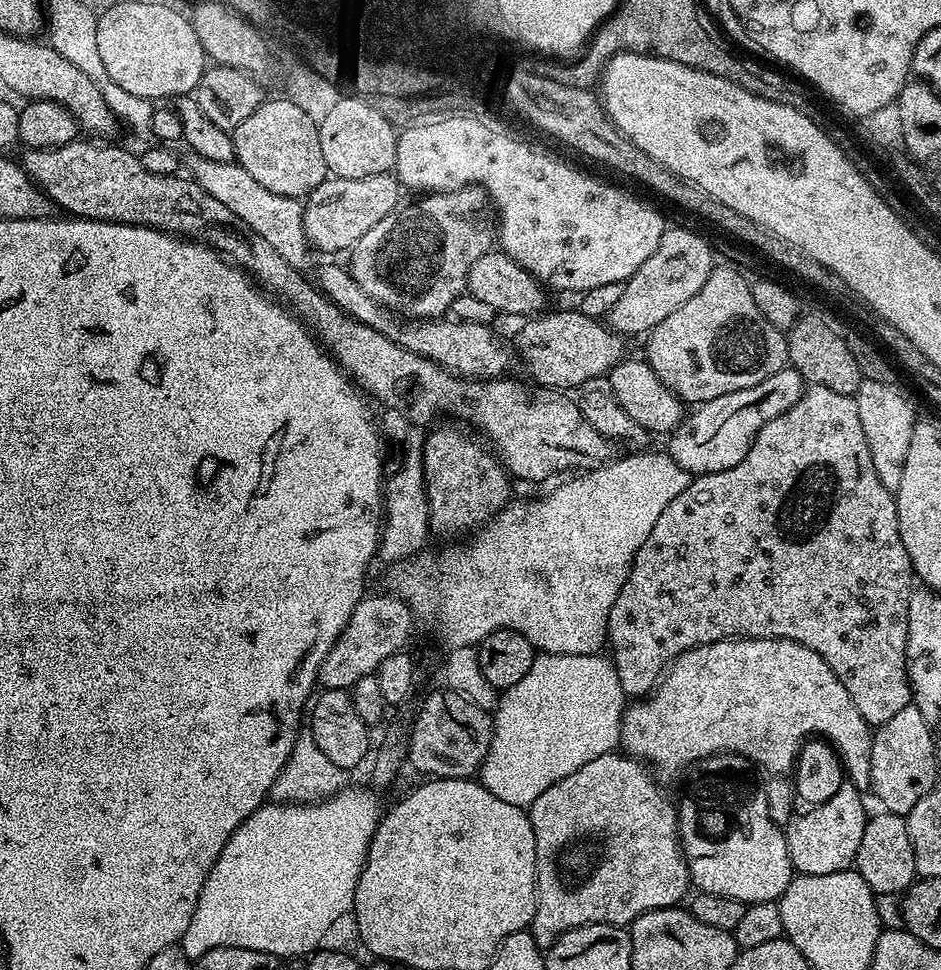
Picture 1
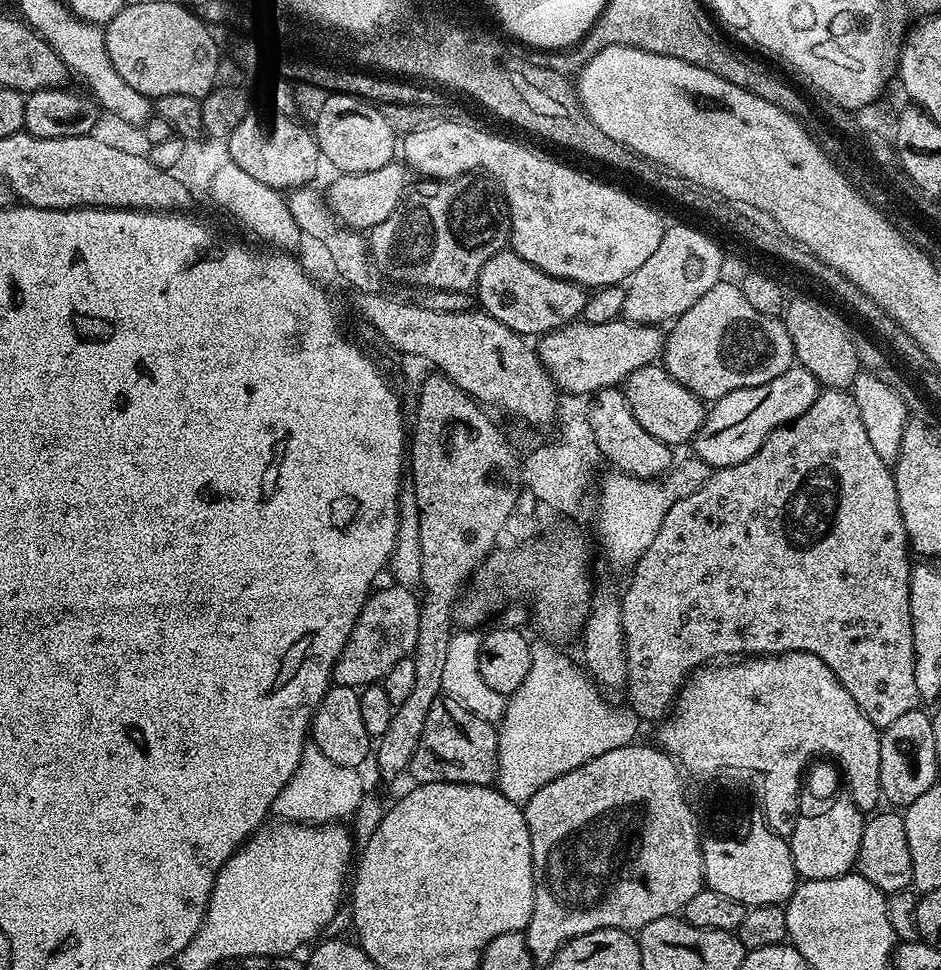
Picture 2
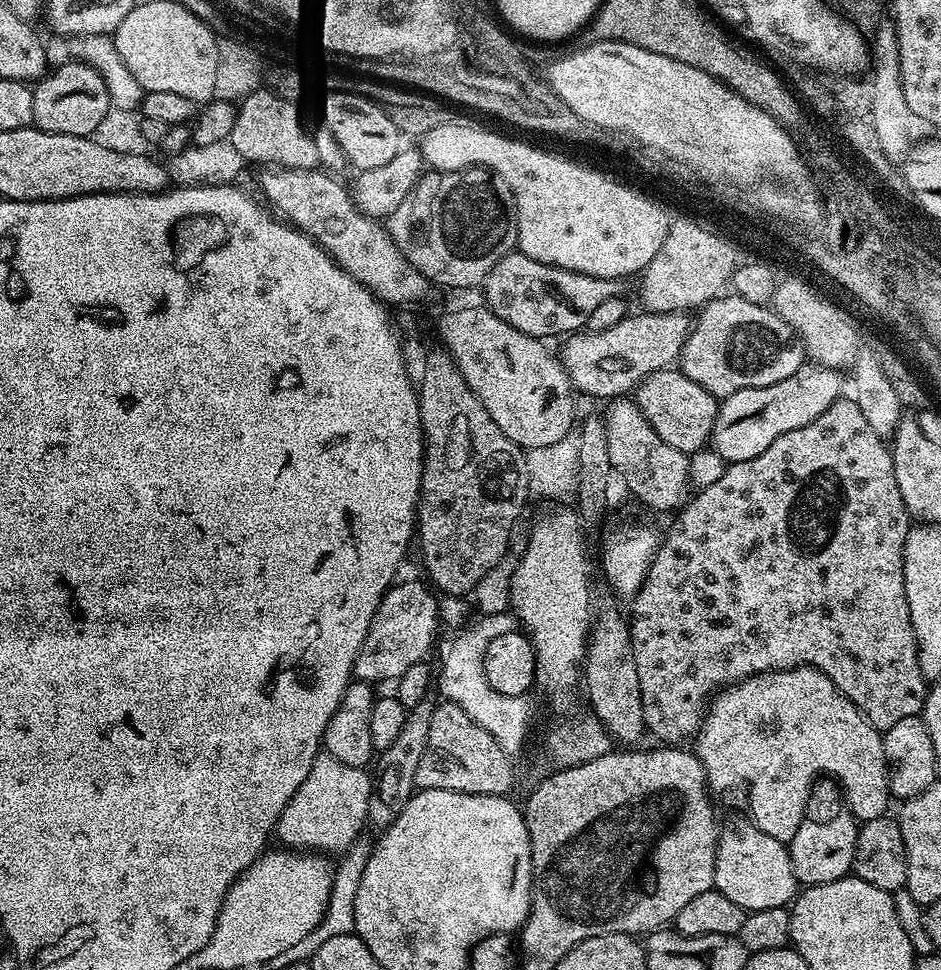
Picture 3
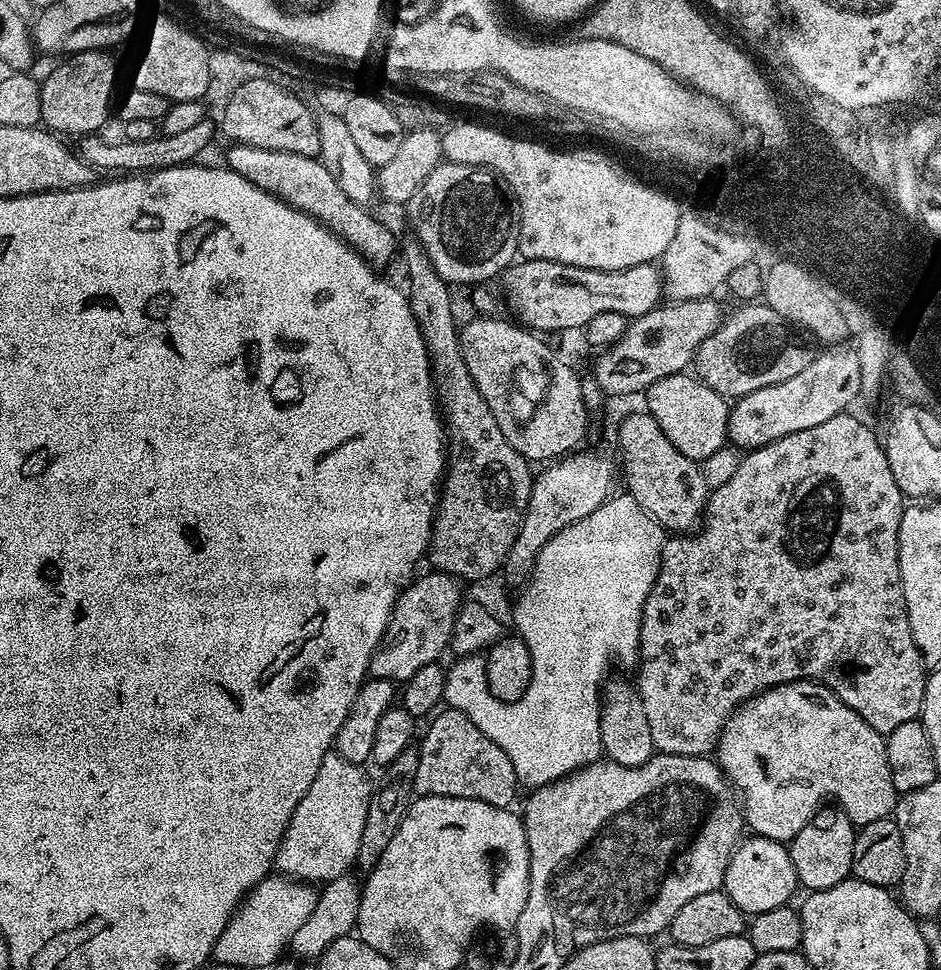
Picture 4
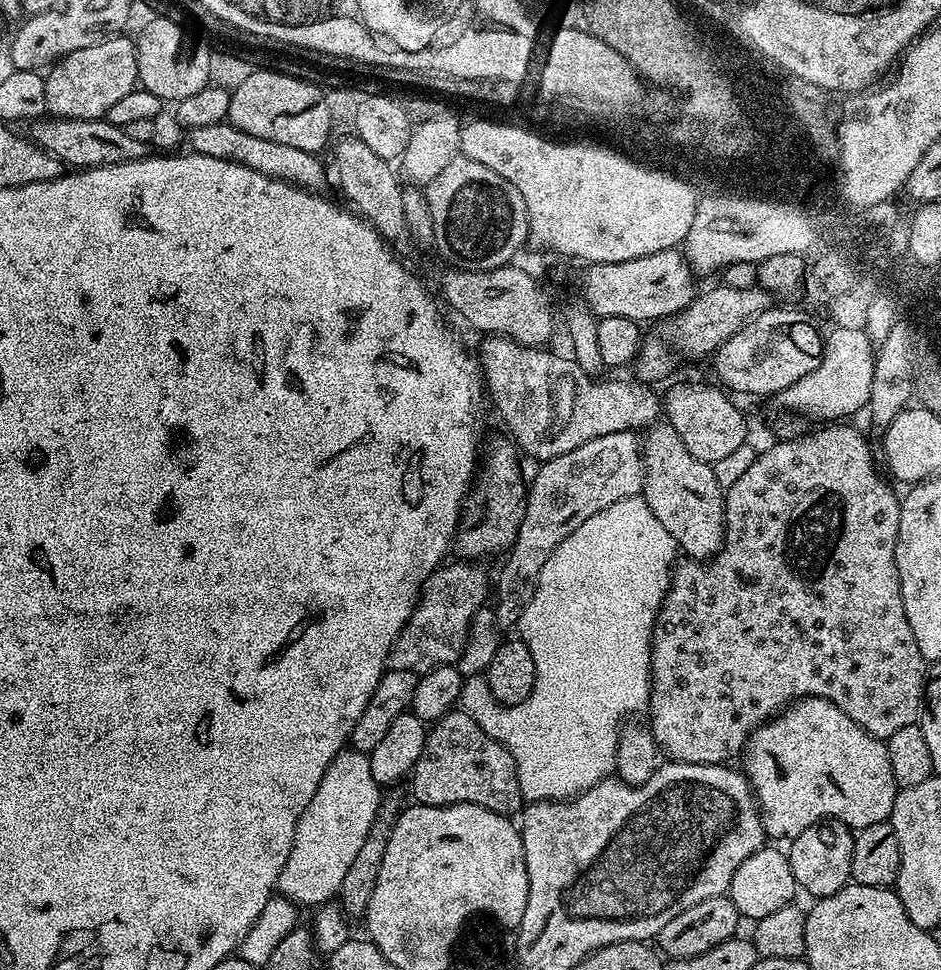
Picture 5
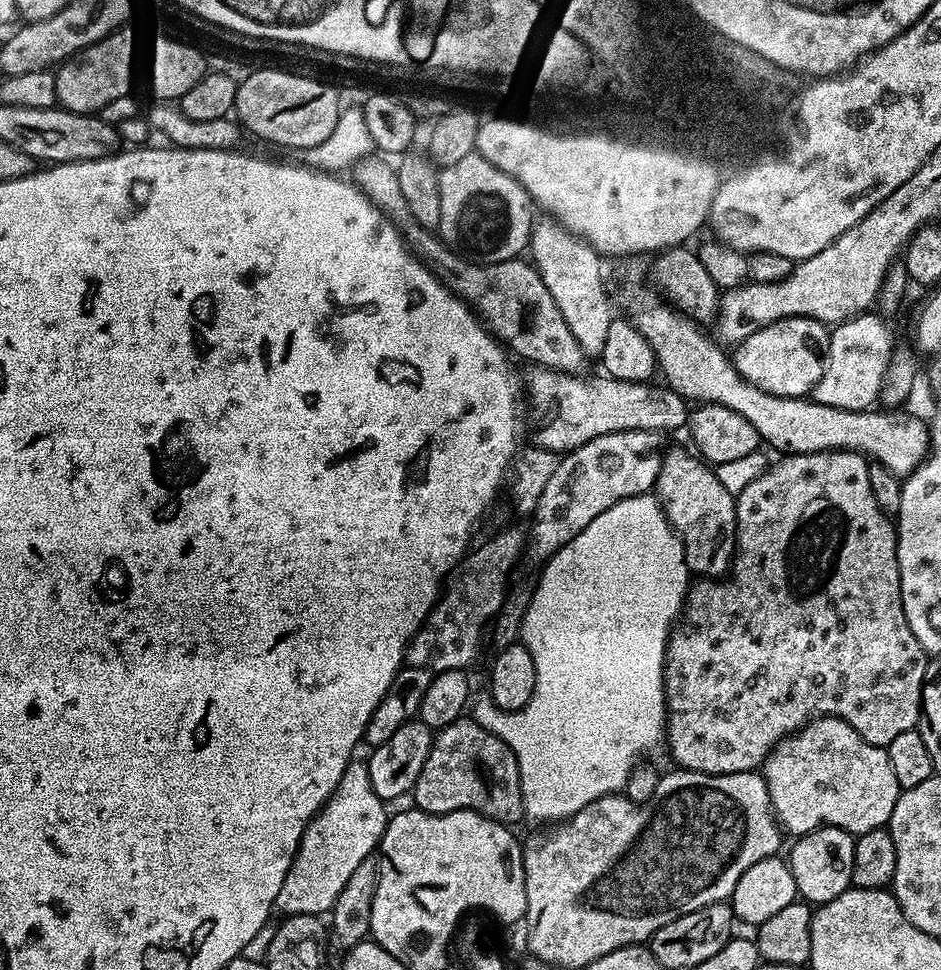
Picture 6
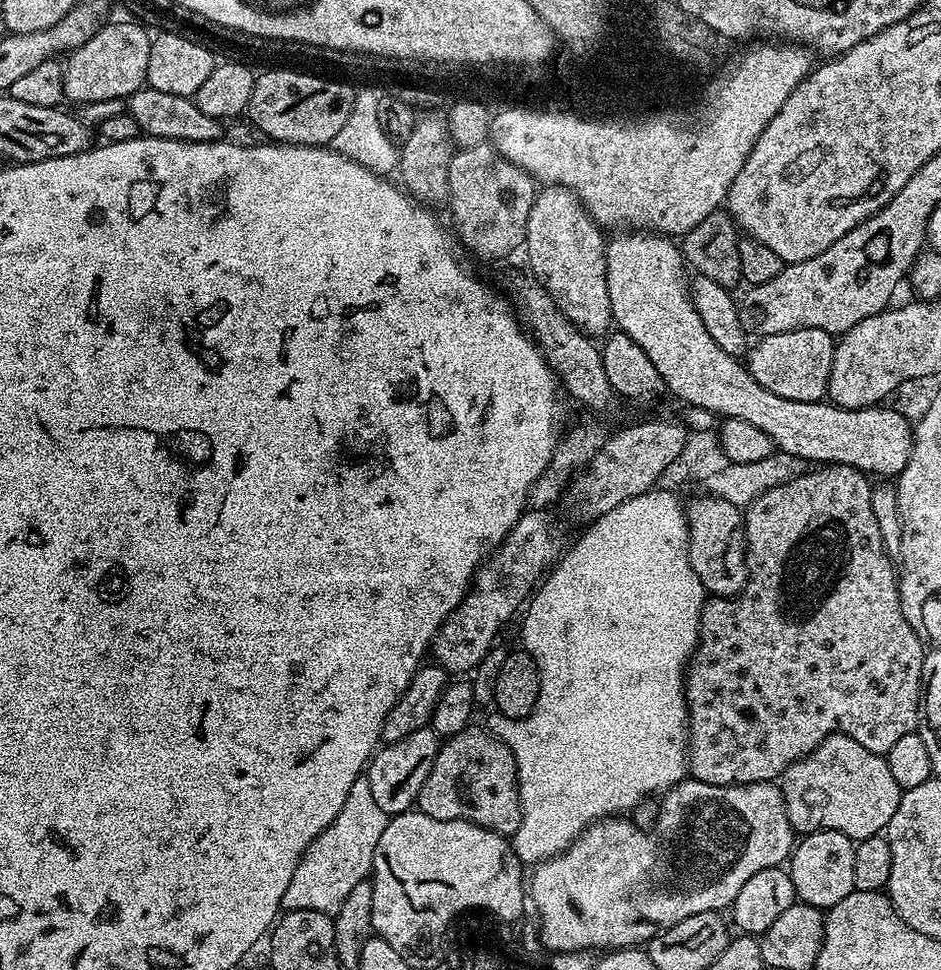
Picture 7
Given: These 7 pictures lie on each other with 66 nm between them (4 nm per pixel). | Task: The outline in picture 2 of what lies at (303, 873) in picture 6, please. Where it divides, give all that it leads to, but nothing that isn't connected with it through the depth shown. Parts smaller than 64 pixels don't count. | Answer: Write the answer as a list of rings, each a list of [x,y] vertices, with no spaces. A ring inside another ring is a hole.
[[[309,743],[302,754],[298,770],[273,802],[271,815],[280,822],[309,826],[335,824],[344,822],[344,819],[347,821],[355,815],[366,793],[360,774],[357,769],[330,762],[330,758],[326,758],[326,754],[322,754],[316,744]]]

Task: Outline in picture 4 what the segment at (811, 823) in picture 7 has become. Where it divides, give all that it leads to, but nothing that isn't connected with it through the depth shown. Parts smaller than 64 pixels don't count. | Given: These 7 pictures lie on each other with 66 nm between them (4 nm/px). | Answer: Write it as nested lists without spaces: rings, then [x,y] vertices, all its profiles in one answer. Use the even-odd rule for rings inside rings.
[[[791,680],[789,684],[775,684],[772,688],[767,688],[765,692],[758,693],[732,713],[732,717],[722,730],[720,740],[716,743],[714,759],[720,765],[720,771],[728,777],[728,783],[738,793],[747,827],[757,836],[787,845],[798,834],[798,830],[802,830],[802,826],[809,824],[816,817],[816,813],[829,802],[839,805],[856,826],[887,820],[893,815],[898,793],[894,786],[894,778],[890,778],[890,762],[886,758],[884,741],[885,737],[882,733],[874,730],[874,726],[866,723],[854,710],[850,710],[850,706],[846,706],[846,702],[839,700],[825,684],[819,684],[816,680]]]

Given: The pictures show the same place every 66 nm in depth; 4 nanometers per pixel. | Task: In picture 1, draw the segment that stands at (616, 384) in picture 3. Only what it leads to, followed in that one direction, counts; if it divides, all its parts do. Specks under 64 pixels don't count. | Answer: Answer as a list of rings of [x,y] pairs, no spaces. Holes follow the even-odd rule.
[[[578,310],[550,312],[529,319],[525,323],[529,324],[516,336],[515,355],[520,355],[529,374],[540,383],[537,385],[548,390],[575,390],[590,378],[608,376],[625,355],[625,341],[597,317]]]

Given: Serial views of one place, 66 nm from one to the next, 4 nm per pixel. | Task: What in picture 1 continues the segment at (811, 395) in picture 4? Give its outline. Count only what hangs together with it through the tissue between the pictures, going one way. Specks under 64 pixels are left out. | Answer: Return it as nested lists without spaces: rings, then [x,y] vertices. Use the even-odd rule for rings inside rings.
[[[785,366],[778,370],[778,374],[770,374],[770,378],[758,382],[758,386],[746,386],[746,390],[734,390],[730,394],[722,394],[722,398],[697,404],[671,433],[672,441],[666,445],[666,451],[678,466],[682,466],[682,470],[696,476],[730,470],[730,466],[738,466],[738,462],[746,458],[758,430],[762,430],[766,422],[778,418],[778,414],[786,414],[786,410],[798,402],[805,387],[806,382],[798,370]]]

